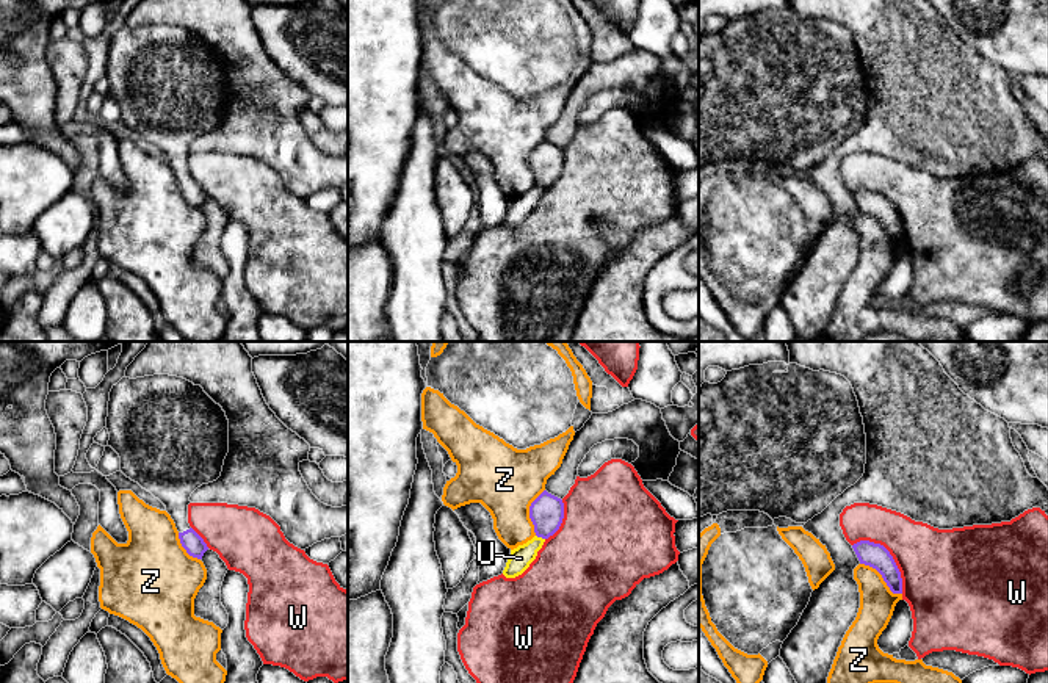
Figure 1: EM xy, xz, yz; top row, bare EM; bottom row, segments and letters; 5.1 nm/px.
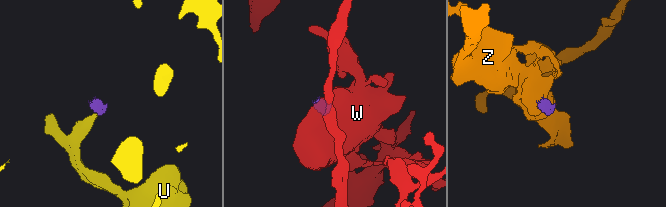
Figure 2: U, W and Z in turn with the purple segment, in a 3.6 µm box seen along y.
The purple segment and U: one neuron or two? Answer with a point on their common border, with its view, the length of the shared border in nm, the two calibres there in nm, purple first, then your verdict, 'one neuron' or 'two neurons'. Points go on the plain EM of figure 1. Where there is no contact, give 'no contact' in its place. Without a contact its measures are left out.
contact xz (541, 185); length 50 nm; calibres 180 and 120 nm; two neurons

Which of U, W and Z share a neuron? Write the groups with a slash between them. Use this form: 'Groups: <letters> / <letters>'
Groups: U / W / Z

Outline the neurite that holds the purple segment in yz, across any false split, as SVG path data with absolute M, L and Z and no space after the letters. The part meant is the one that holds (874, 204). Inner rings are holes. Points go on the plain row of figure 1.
M860 190L852 194L860 213L876 218L893 243L902 243L901 221L890 201L869 190Z

